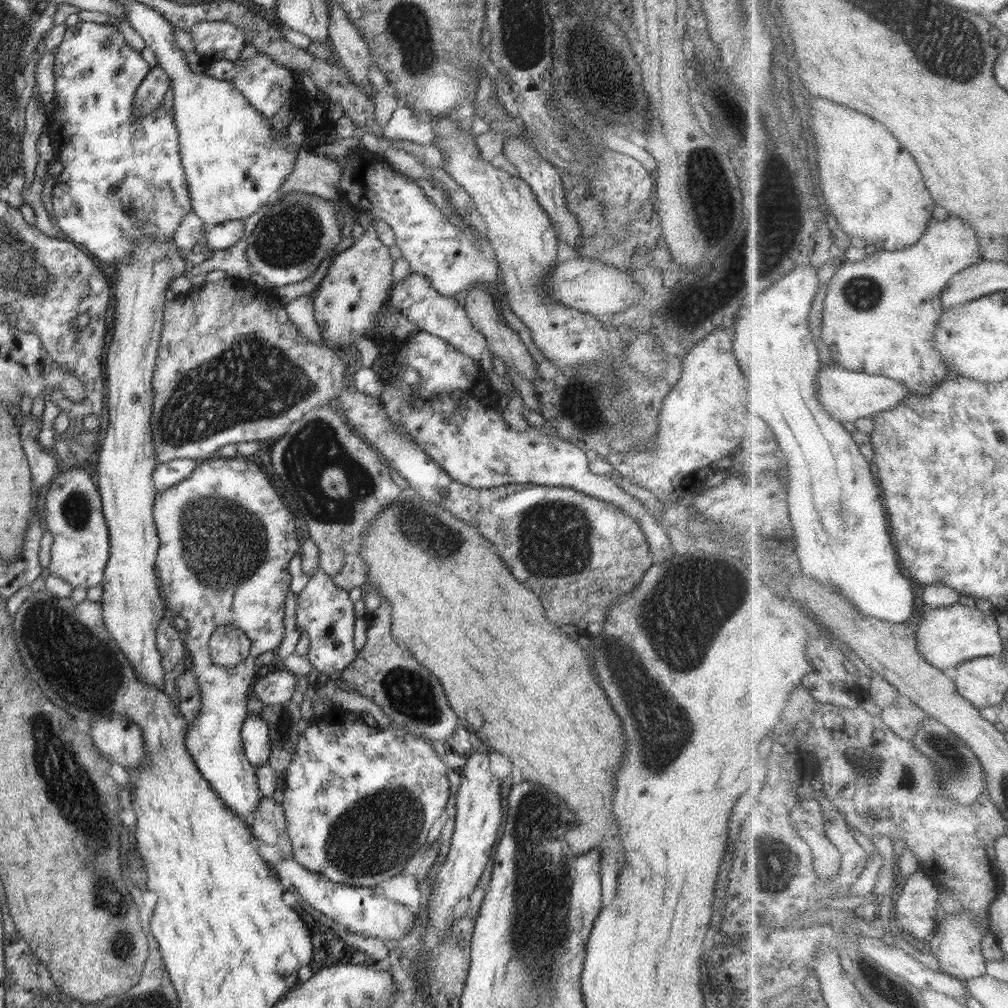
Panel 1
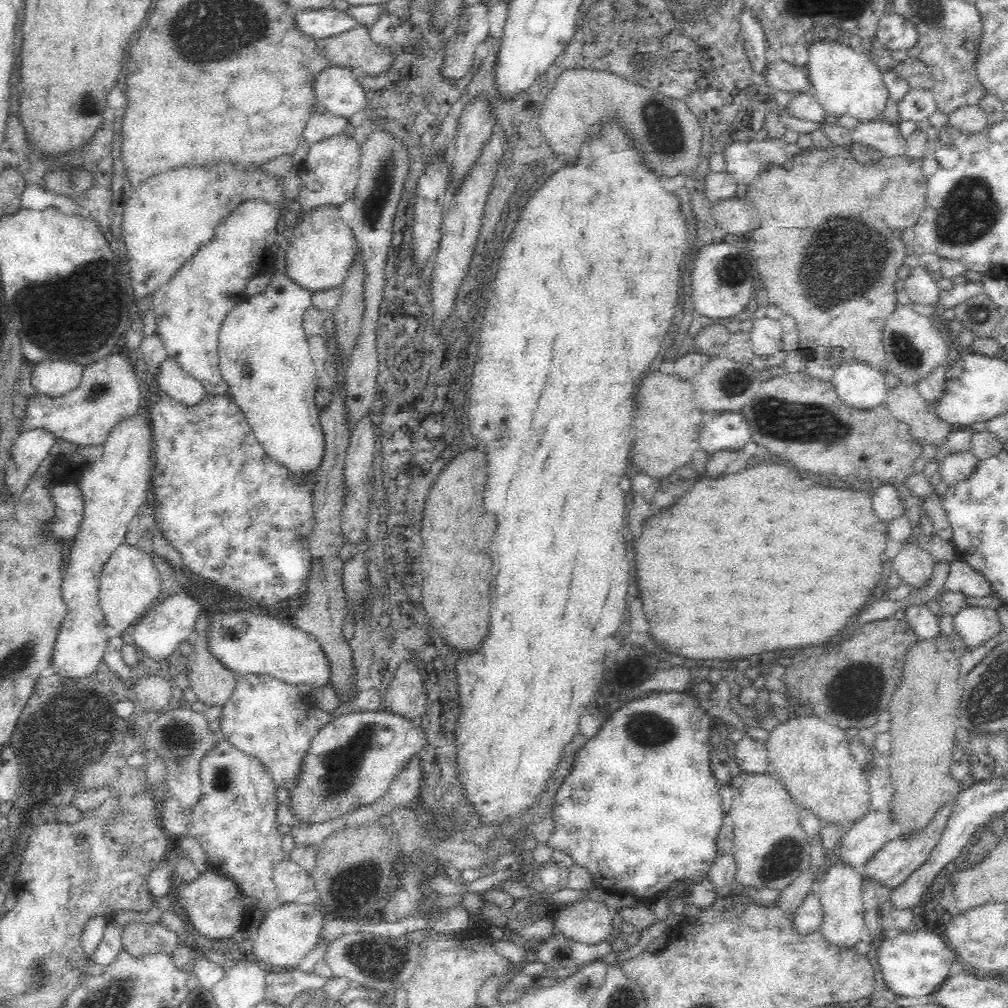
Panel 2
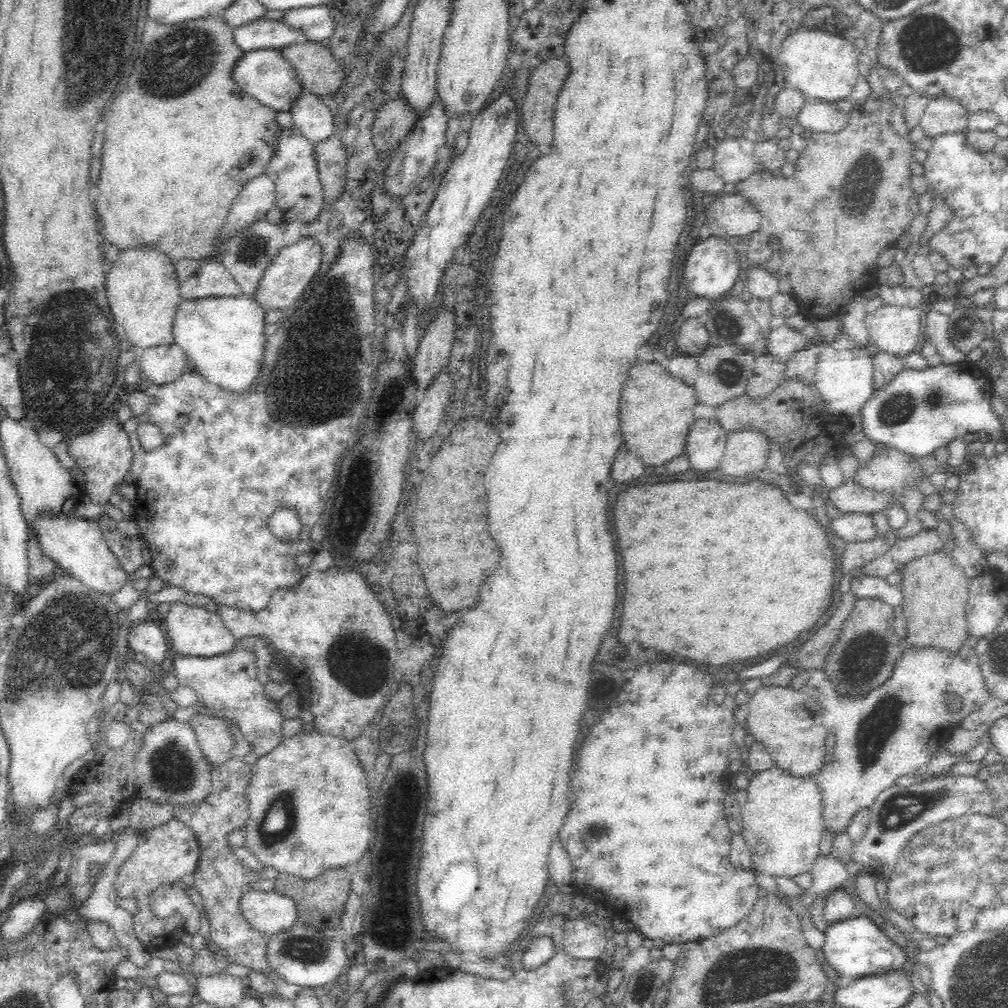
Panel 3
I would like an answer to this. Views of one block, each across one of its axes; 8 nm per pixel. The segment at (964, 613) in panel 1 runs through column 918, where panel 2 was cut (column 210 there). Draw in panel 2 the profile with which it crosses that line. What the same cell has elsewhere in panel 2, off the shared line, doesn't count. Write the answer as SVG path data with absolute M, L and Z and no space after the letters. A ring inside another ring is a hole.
M250 612L214 614L210 620L212 651L235 674L266 674L285 684L305 684L312 690L331 684L332 660L314 634L293 624L286 626L272 616L256 616Z

